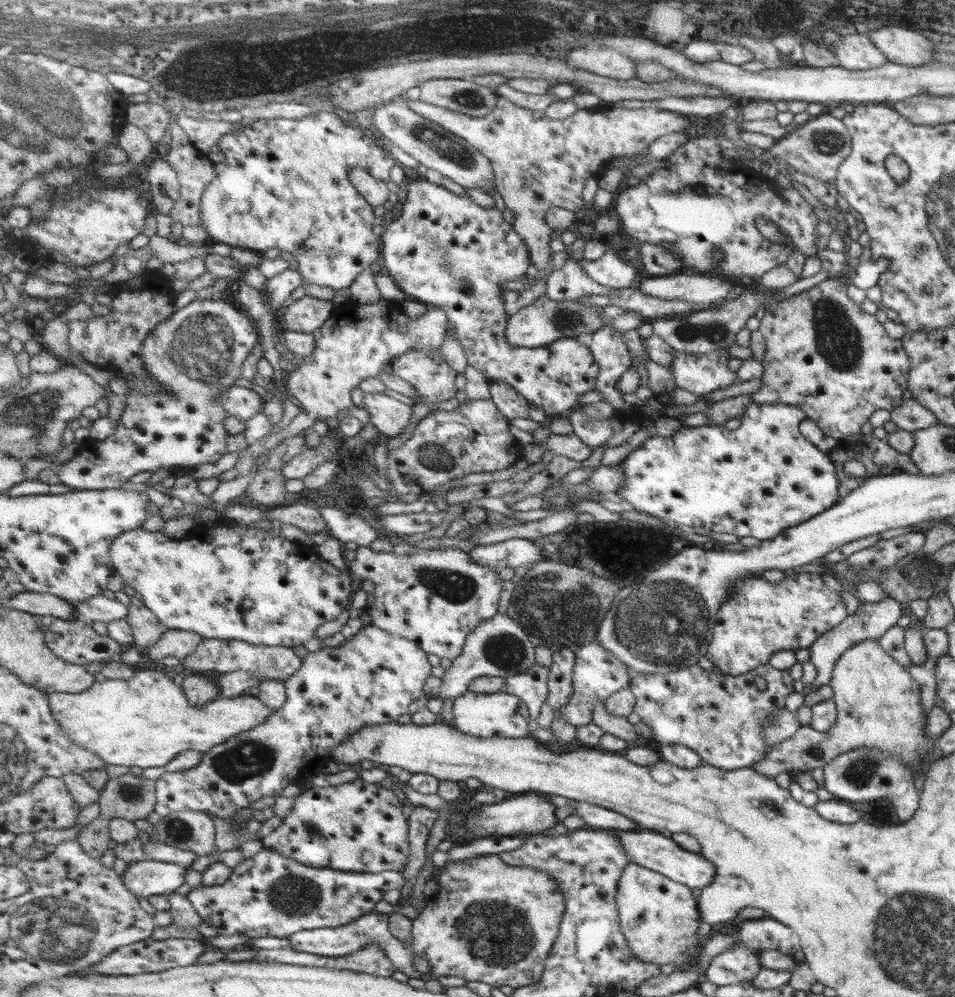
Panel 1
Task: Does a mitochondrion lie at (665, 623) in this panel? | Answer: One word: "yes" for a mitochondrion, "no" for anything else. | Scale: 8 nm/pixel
yes

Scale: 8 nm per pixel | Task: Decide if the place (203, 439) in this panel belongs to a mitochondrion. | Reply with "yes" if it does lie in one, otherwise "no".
no

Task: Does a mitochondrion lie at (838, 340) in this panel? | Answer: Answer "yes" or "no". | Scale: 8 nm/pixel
yes

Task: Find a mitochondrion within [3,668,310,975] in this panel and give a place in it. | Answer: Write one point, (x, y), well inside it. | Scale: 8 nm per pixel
(55, 930)

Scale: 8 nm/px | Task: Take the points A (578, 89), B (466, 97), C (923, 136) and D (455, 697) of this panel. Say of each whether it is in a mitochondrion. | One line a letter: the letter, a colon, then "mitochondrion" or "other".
A: other
B: mitochondrion
C: other
D: other

